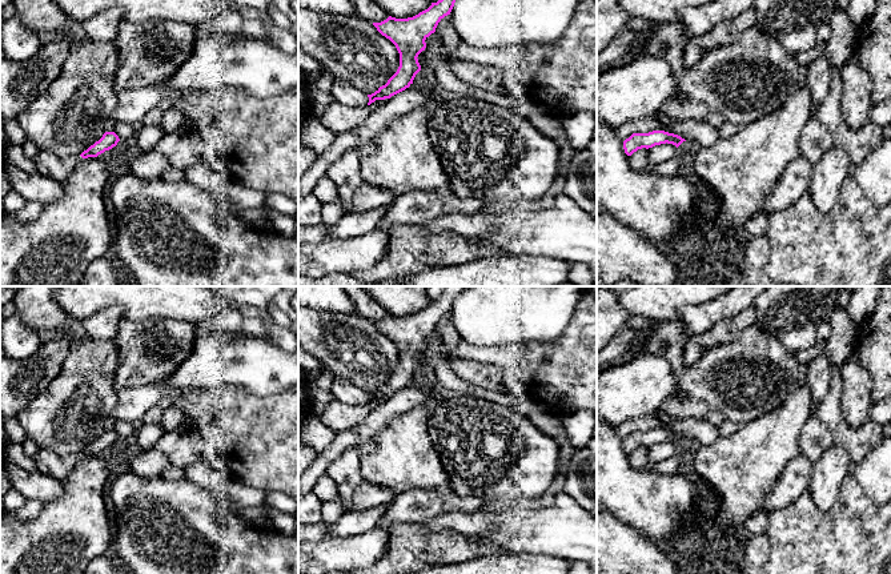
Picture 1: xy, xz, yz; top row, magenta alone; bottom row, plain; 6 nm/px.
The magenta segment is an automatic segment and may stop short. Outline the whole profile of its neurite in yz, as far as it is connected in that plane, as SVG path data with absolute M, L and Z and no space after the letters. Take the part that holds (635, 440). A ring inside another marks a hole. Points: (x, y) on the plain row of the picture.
M653 429L649 431L633 431L629 437L623 439L623 447L627 454L631 454L638 447L649 447L666 441L673 442L678 446L683 439L686 438L678 433L665 429Z

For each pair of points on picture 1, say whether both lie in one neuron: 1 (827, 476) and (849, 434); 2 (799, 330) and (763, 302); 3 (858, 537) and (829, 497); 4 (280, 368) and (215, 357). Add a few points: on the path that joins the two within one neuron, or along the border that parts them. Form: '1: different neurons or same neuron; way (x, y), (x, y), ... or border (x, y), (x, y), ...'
1: different neurons; border (834, 442), (846, 452), (853, 465)
2: same neuron; way (790, 321), (773, 306)
3: different neurons; border (846, 476), (838, 500), (827, 510), (821, 512)
4: same neuron; way (264, 368), (231, 364)

